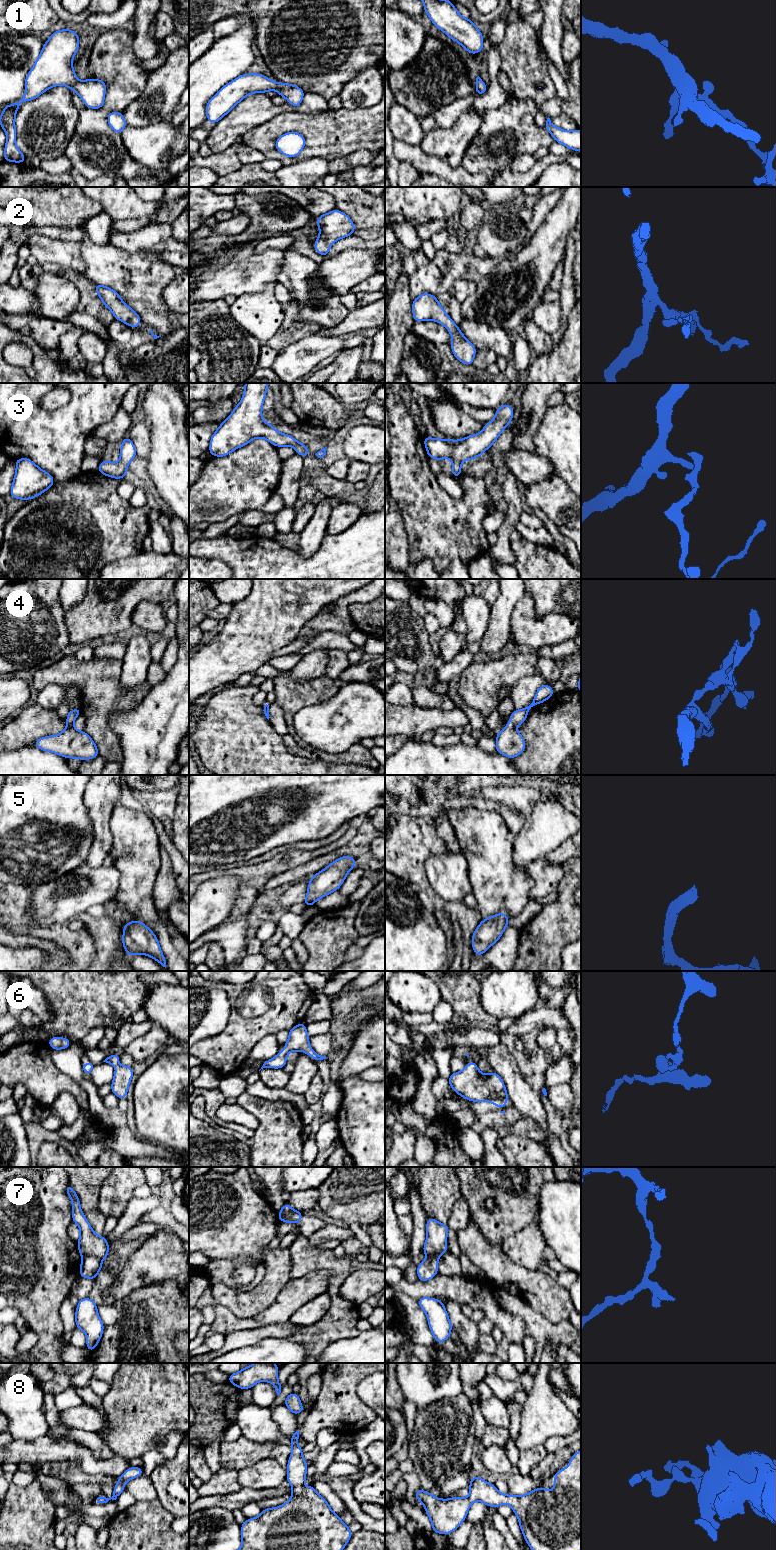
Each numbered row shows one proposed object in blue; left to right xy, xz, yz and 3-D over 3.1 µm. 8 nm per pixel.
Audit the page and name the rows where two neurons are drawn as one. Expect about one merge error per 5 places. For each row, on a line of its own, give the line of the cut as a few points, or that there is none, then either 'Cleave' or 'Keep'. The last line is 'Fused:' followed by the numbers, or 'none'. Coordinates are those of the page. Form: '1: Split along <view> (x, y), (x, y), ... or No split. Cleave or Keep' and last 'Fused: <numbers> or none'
1: No split. Keep
2: No split. Keep
3: No split. Keep
4: No split. Keep
5: No split. Keep
6: No split. Keep
7: Split along xy (83, 1256), (94, 1256), (101, 1260). Cleave
8: No split. Keep
Fused: 7

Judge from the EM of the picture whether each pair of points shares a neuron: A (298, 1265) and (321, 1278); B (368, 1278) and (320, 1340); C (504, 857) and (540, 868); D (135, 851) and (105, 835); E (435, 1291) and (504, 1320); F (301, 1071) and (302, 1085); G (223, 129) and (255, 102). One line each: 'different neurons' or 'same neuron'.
A: different neurons
B: different neurons
C: different neurons
D: different neurons
E: same neuron
F: same neuron
G: same neuron

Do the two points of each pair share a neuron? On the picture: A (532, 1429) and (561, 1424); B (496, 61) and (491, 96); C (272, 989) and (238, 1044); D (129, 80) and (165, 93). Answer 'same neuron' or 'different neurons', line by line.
A: same neuron
B: same neuron
C: same neuron
D: different neurons

